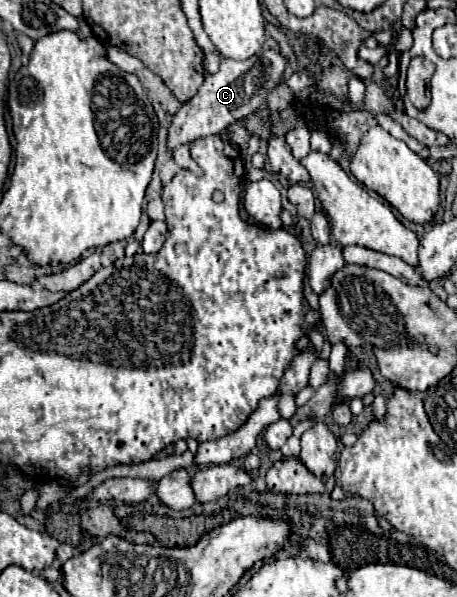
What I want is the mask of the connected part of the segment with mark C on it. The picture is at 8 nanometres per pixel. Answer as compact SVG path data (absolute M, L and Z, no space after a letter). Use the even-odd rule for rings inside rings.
M264 50L242 62L224 58L220 62L220 70L214 76L206 76L194 98L188 100L172 118L172 124L168 128L168 150L174 150L176 144L182 144L182 138L190 142L208 134L220 134L234 120L258 110L258 106L266 100L268 90L282 78L284 68L286 60L276 50ZM194 128L198 128L198 134Z

